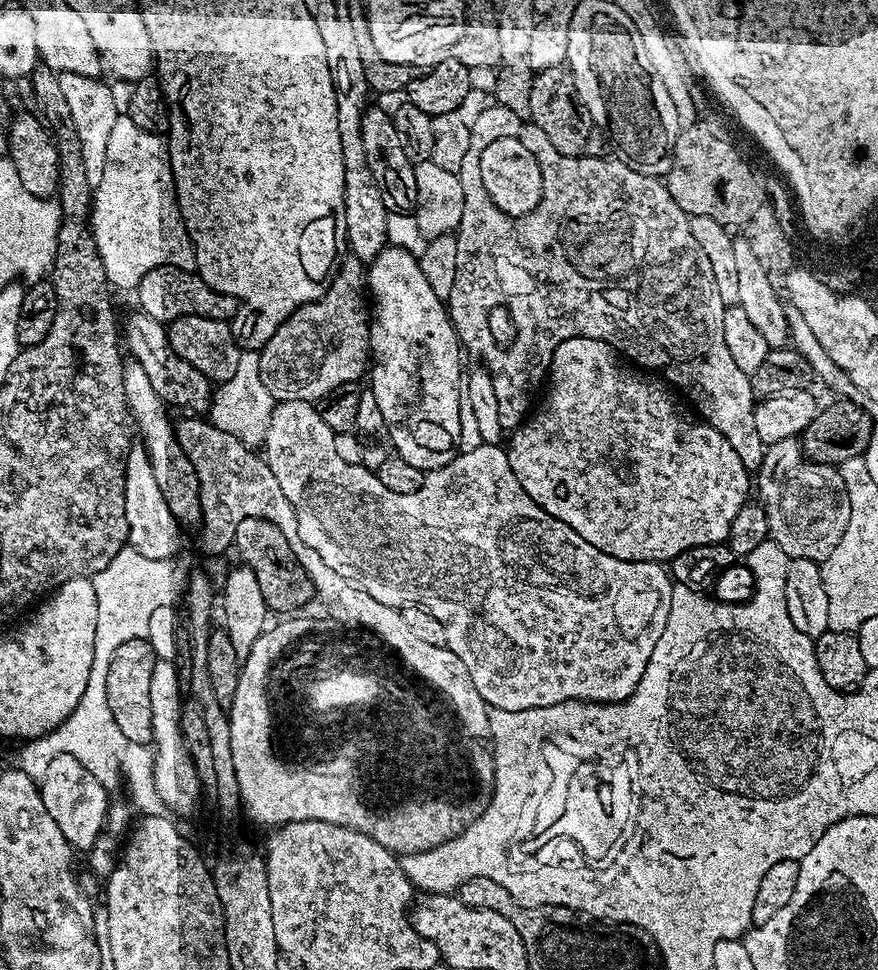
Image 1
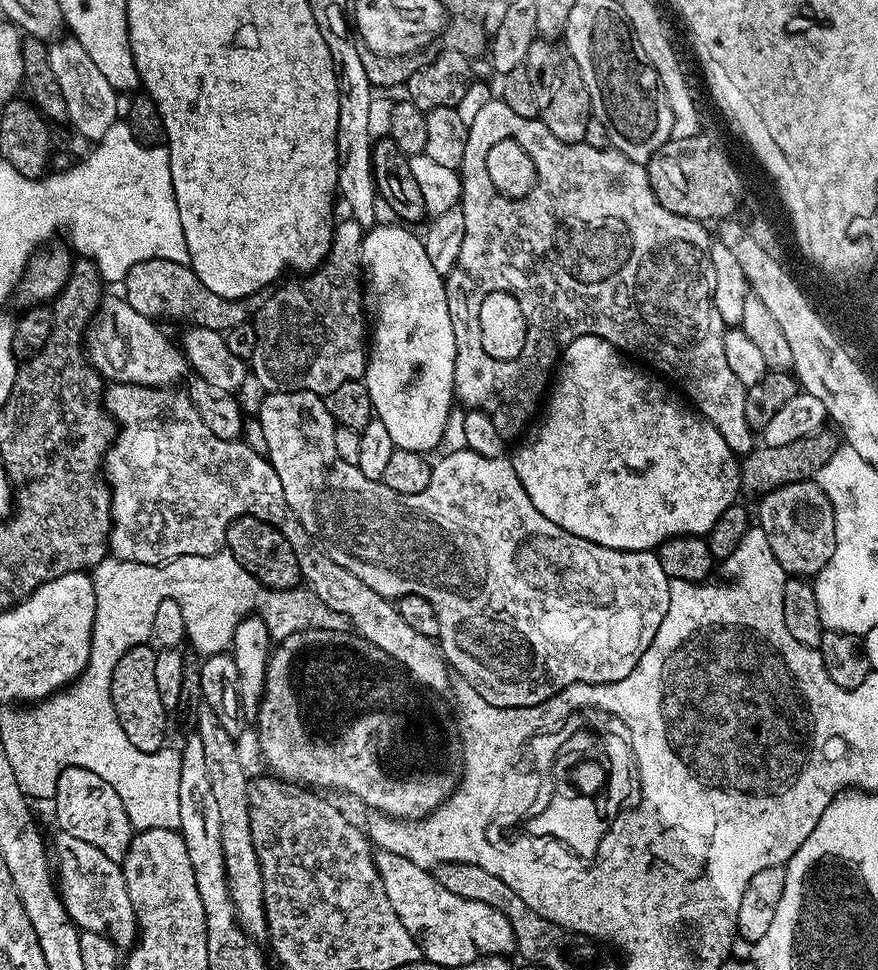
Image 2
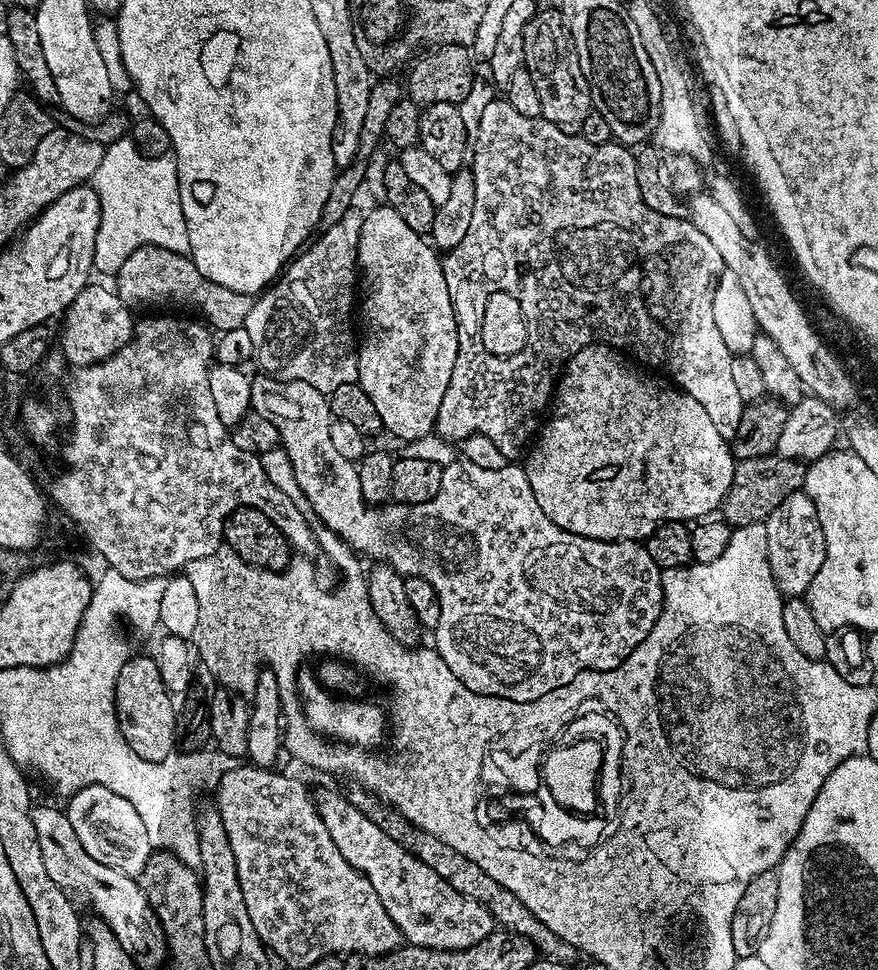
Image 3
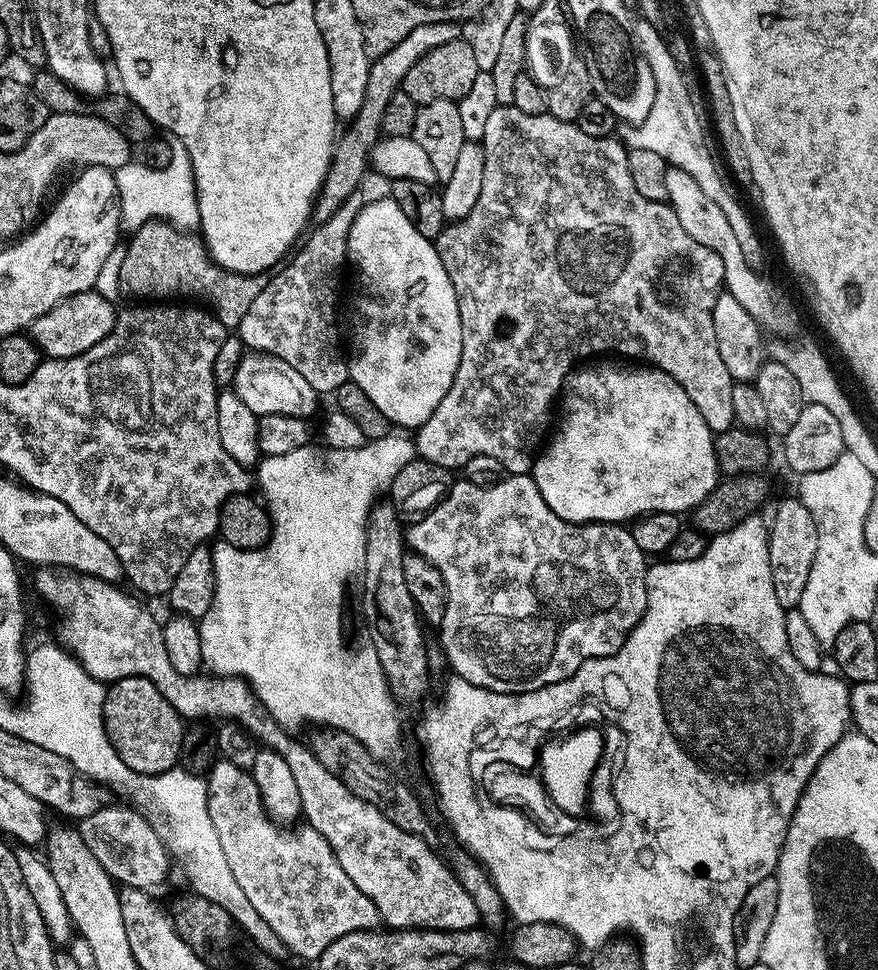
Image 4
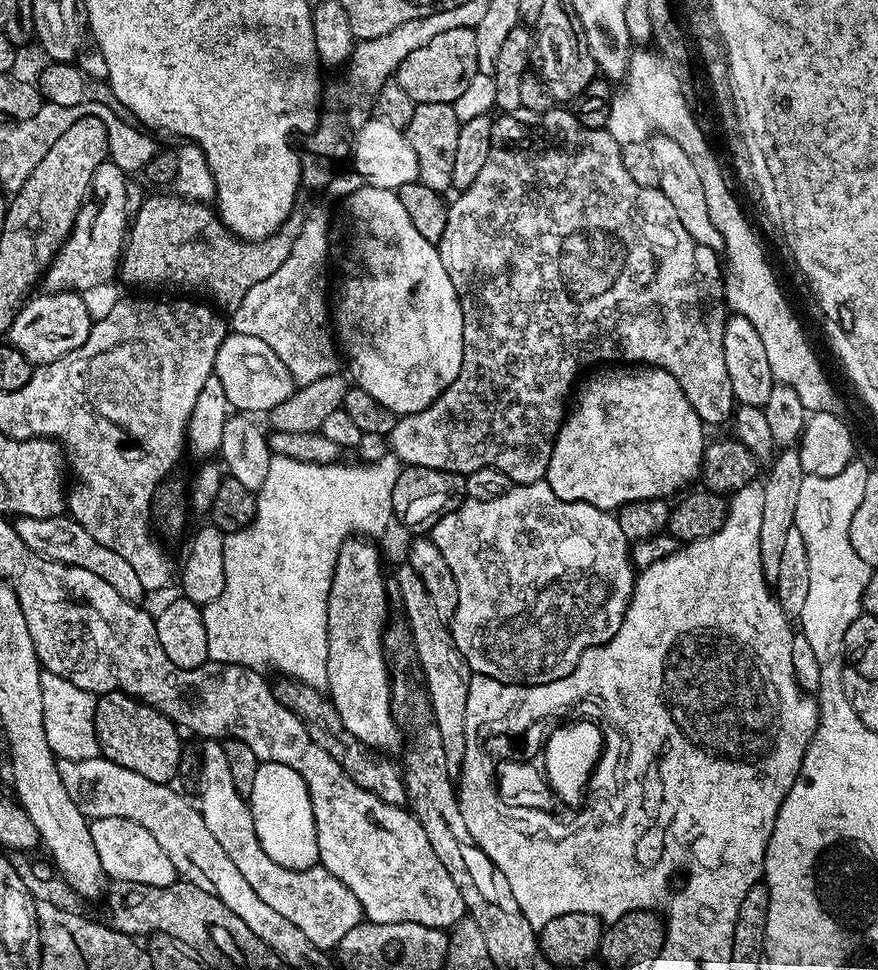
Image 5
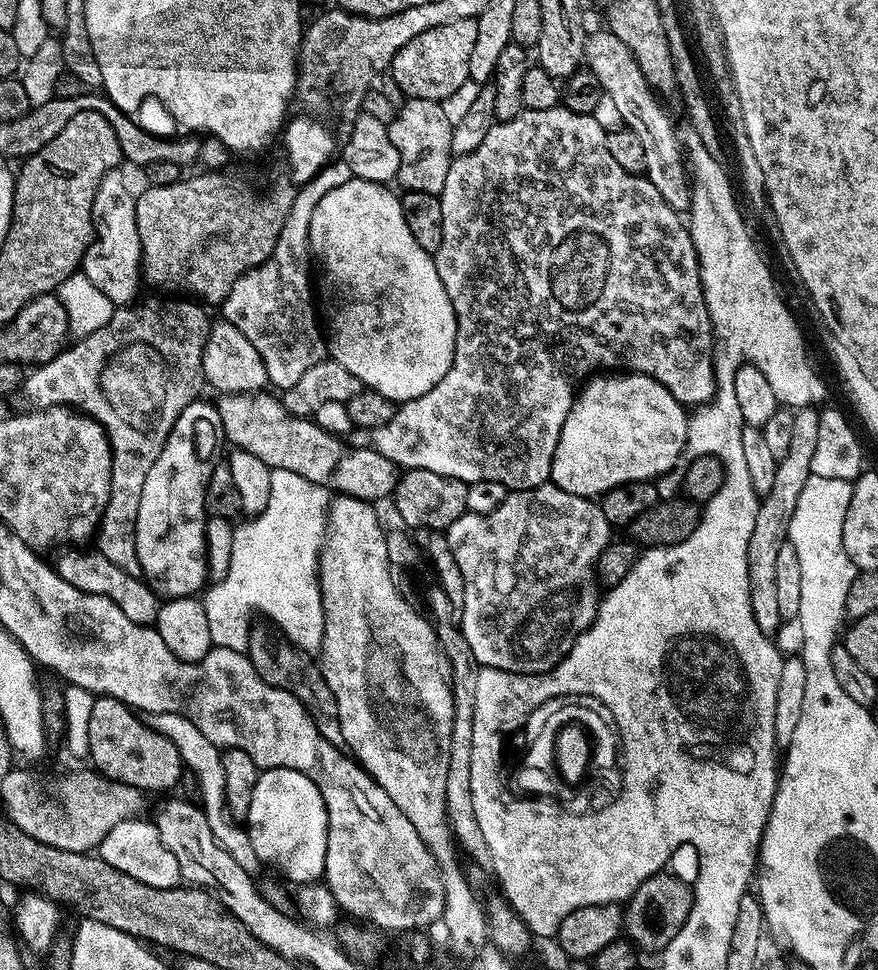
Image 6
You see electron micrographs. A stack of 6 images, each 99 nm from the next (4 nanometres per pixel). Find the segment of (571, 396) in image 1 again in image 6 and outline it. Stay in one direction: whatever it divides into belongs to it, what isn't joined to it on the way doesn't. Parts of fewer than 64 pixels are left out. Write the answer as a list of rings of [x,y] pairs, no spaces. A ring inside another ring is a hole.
[[[631,370],[593,375],[579,389],[562,426],[558,450],[554,450],[551,483],[575,496],[599,498],[608,489],[625,484],[628,480],[655,481],[655,476],[670,471],[679,462],[680,455],[685,455],[688,417],[685,405],[680,404],[678,398],[674,398],[674,394],[670,394],[670,390],[666,390],[666,386],[662,386],[662,382],[653,376],[643,376],[641,372]]]

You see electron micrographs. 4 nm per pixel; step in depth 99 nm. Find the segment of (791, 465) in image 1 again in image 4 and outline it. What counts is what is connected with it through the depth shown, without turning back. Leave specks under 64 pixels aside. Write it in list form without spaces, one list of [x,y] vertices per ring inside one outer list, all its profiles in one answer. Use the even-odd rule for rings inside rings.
[[[799,498],[784,500],[776,508],[772,520],[770,516],[770,527],[768,529],[768,553],[770,554],[770,578],[774,578],[774,594],[778,602],[786,610],[797,607],[802,598],[802,590],[806,590],[806,582],[810,582],[810,570],[814,566],[814,558],[818,554],[818,530],[810,510]]]

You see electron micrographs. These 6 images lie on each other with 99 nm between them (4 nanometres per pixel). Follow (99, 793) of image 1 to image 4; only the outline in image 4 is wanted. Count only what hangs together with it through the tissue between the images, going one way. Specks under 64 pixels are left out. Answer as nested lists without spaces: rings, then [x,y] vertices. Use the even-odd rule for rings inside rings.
[[[112,802],[106,808],[99,808],[93,816],[79,821],[79,834],[86,846],[90,846],[94,858],[102,862],[102,866],[117,885],[156,890],[168,876],[170,857],[158,834],[152,829],[151,819],[143,811],[128,807],[130,808],[123,808],[122,805]]]

